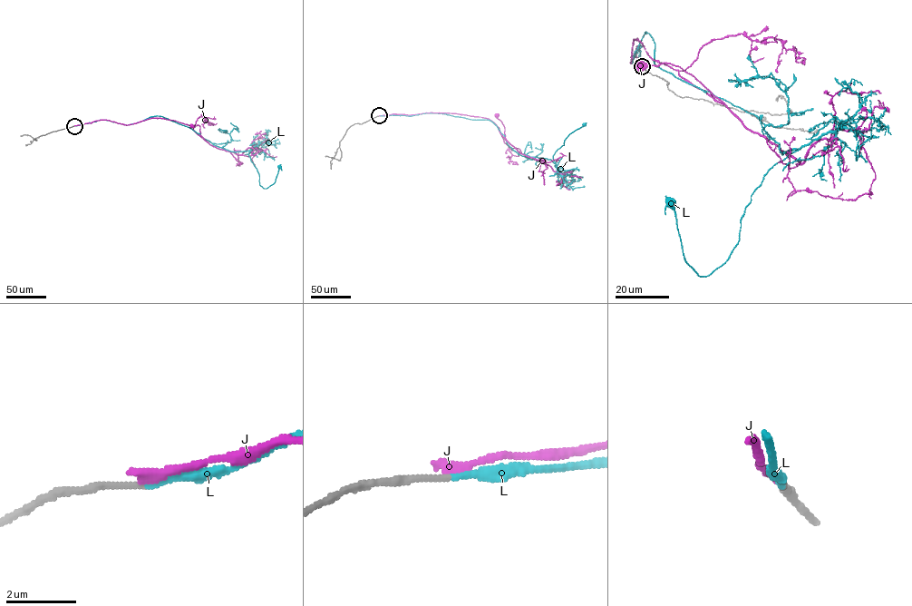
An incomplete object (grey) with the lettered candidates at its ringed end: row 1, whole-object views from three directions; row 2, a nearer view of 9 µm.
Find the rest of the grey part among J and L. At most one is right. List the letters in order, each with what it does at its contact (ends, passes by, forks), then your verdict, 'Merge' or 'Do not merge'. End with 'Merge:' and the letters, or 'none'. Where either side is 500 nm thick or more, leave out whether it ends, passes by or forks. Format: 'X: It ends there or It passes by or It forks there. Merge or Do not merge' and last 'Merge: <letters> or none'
J: It ends there. Do not merge
L: It ends there. Merge
Merge: L

